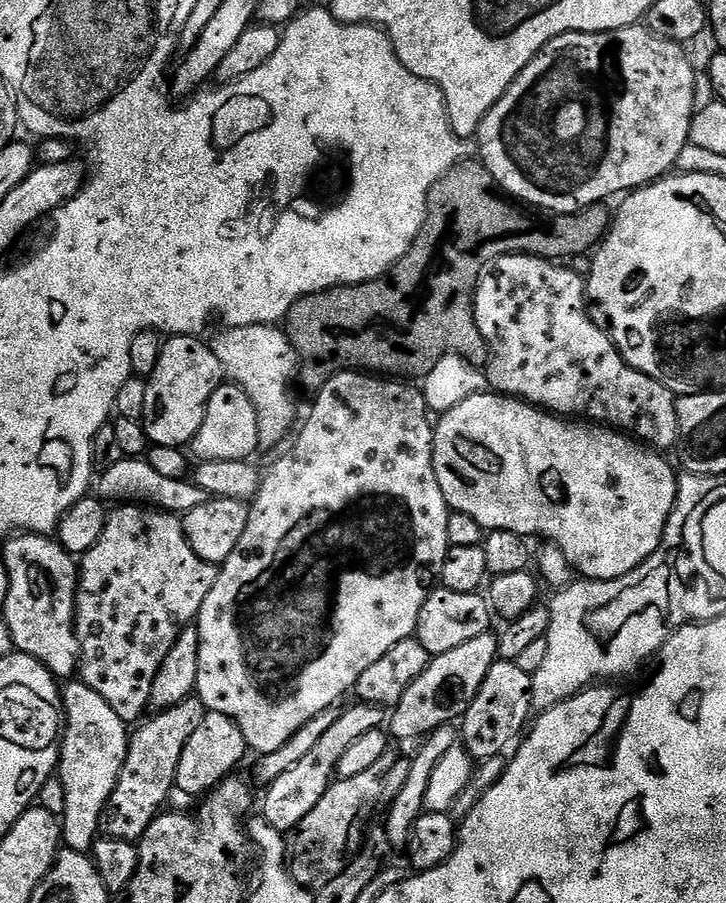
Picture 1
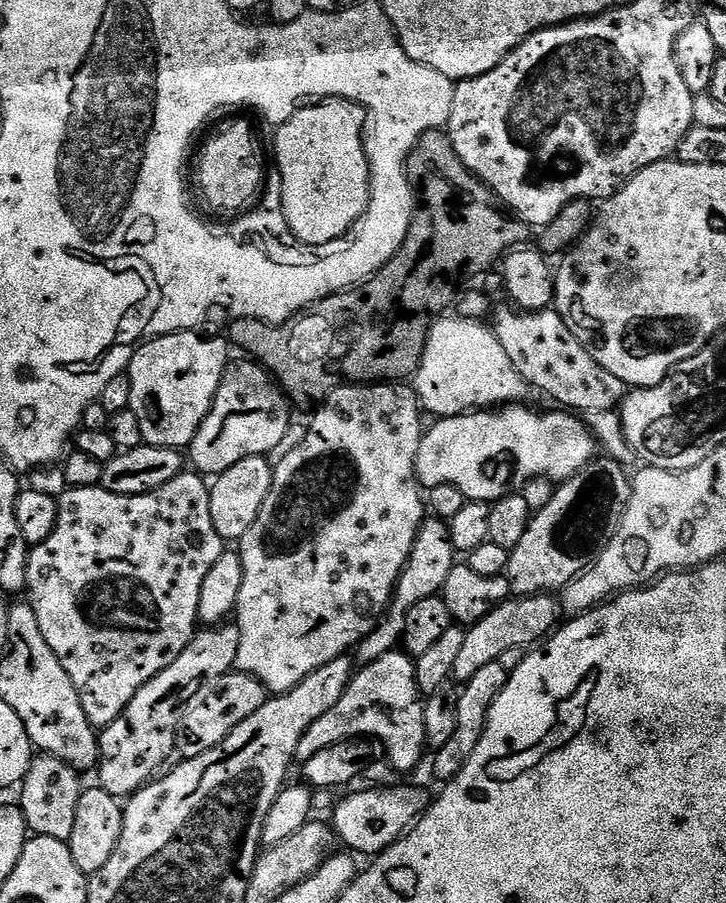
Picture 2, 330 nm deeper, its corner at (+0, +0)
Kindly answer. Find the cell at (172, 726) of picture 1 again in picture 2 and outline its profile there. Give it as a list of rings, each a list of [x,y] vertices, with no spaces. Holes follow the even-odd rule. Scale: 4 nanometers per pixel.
[[[204,630],[200,637],[197,635],[188,647],[172,657],[161,672],[154,674],[138,690],[138,694],[134,694],[134,698],[130,698],[114,722],[99,729],[98,784],[111,796],[133,796],[165,767],[164,759],[173,755],[176,746],[176,720],[180,717],[180,708],[208,677],[221,676],[235,665],[236,642],[233,633],[216,631],[220,630]]]

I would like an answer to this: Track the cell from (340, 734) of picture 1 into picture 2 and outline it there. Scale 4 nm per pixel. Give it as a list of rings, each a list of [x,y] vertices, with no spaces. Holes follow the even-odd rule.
[[[391,650],[382,654],[374,662],[363,665],[344,687],[342,698],[338,698],[338,702],[334,702],[334,706],[330,710],[326,710],[326,714],[322,714],[322,718],[318,718],[302,734],[296,747],[296,755],[301,761],[306,761],[315,752],[334,742],[356,737],[371,738],[373,741],[381,740],[385,750],[388,751],[389,762],[400,772],[412,772],[419,766],[420,759],[424,756],[424,748],[426,749],[428,744],[424,726],[424,700],[422,699],[422,689],[416,681],[415,659],[407,652]]]

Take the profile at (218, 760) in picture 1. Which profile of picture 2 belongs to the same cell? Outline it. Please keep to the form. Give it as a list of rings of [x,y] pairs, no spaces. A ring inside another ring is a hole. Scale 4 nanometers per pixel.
[[[229,670],[221,676],[210,676],[200,688],[180,708],[180,717],[176,720],[175,755],[180,758],[197,756],[213,748],[238,722],[250,718],[254,710],[264,705],[266,689],[250,674],[239,670]]]

